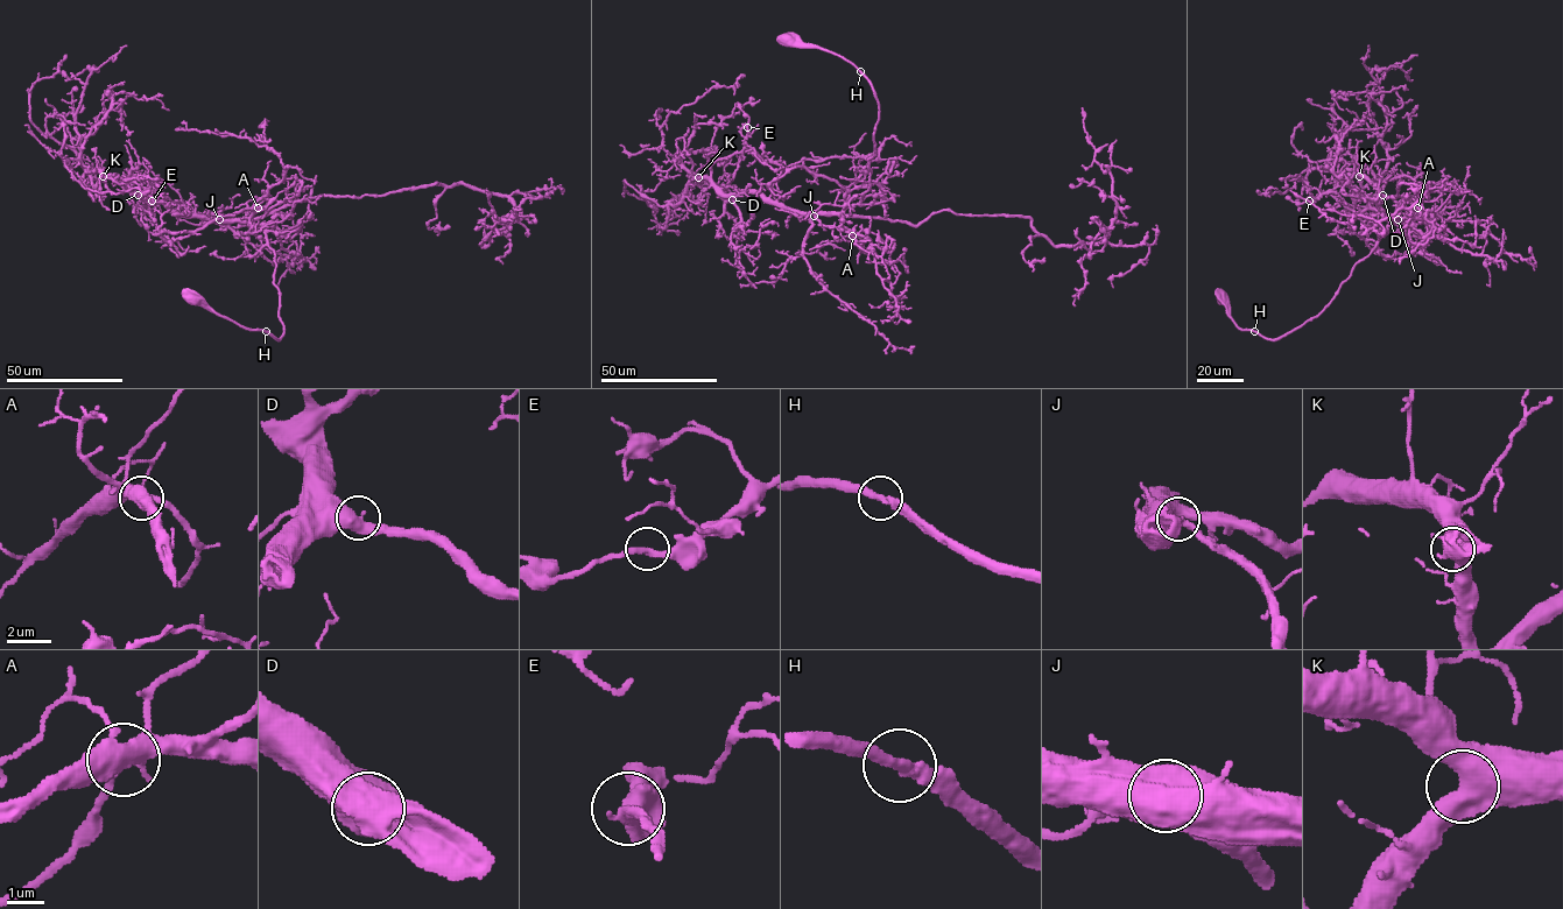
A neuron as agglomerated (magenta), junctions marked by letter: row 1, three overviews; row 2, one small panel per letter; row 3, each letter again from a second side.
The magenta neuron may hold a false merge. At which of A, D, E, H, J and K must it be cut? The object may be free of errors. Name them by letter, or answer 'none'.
none

